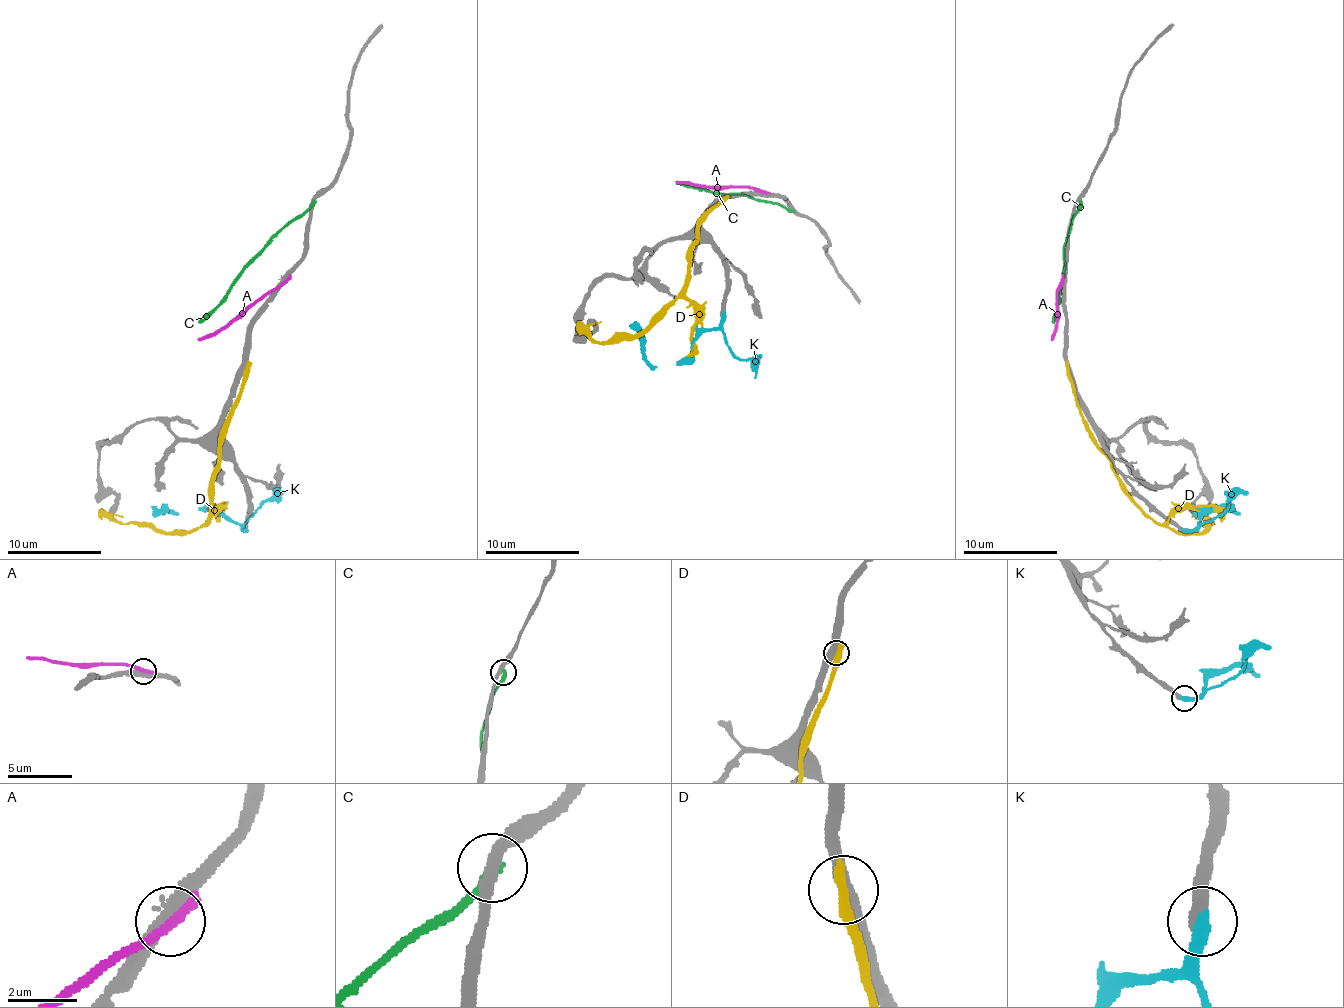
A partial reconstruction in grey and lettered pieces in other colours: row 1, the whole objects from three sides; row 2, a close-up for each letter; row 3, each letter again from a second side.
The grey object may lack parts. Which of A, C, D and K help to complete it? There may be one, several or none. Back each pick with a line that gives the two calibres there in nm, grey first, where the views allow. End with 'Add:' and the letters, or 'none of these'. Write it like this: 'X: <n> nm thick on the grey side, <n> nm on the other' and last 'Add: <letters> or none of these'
K: 360 nm thick on the grey side, 400 nm on the other
Add: K

